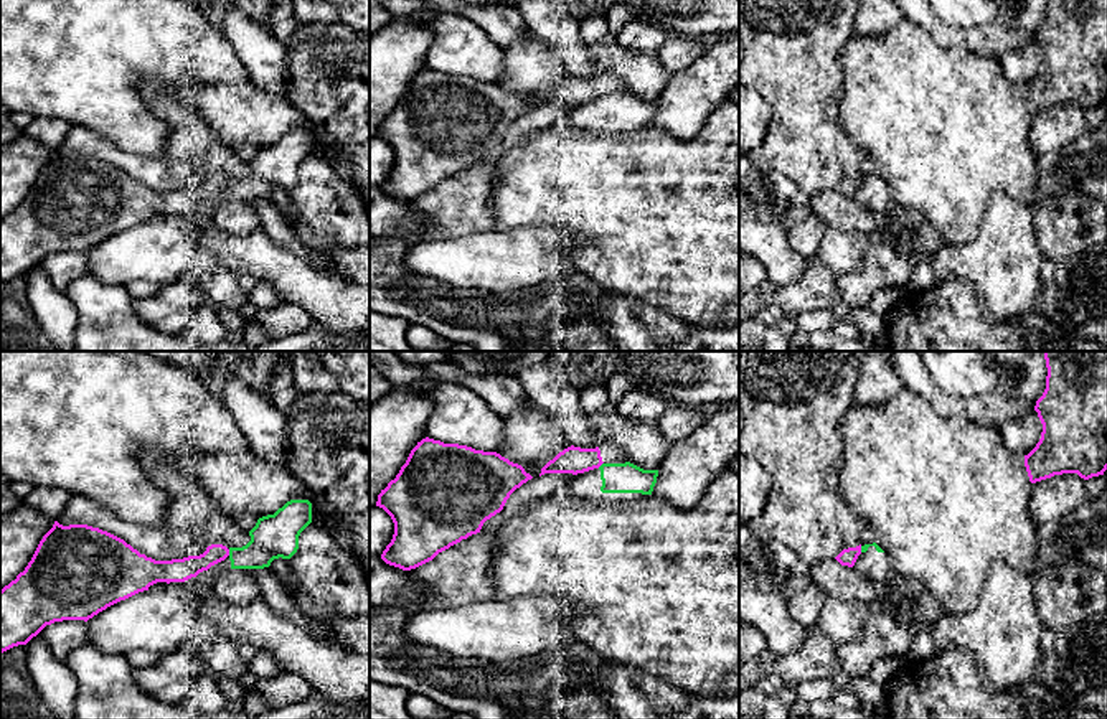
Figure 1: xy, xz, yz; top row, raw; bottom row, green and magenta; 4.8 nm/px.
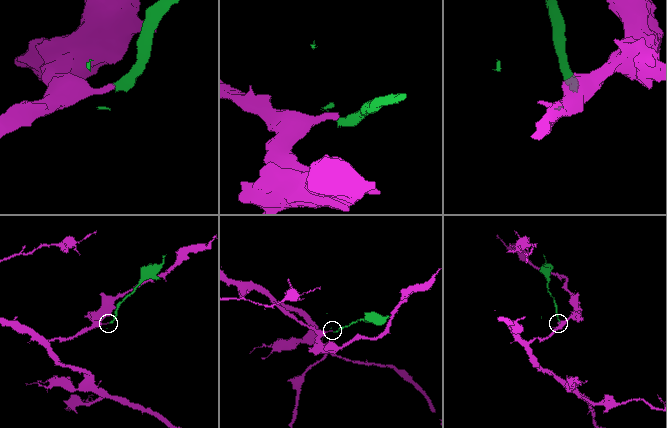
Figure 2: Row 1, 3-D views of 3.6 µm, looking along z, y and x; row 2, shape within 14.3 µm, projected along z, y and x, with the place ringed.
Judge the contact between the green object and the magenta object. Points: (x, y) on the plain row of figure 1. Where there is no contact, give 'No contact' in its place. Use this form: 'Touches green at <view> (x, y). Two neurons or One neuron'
Touches green at xy (230, 183). Two neurons

